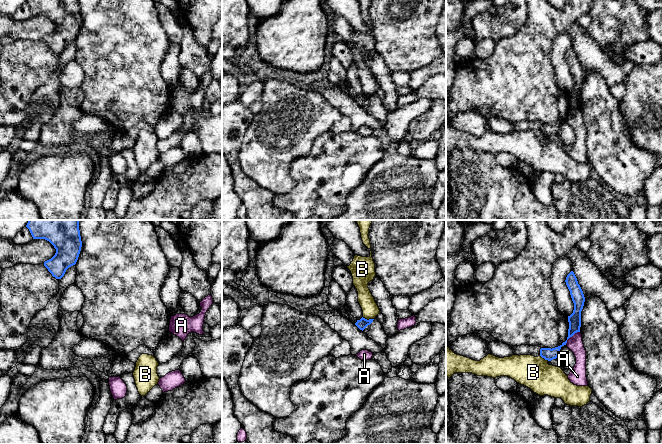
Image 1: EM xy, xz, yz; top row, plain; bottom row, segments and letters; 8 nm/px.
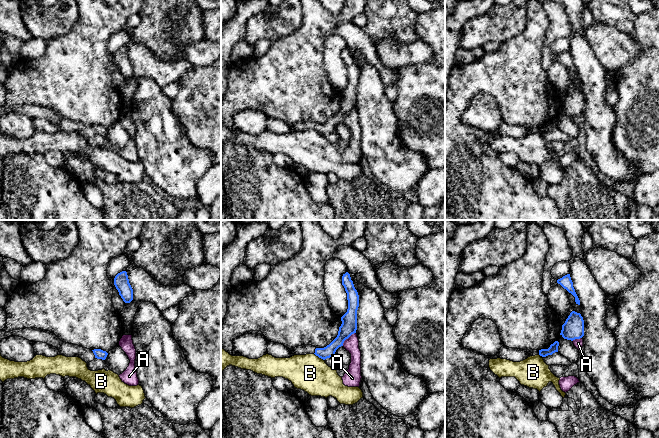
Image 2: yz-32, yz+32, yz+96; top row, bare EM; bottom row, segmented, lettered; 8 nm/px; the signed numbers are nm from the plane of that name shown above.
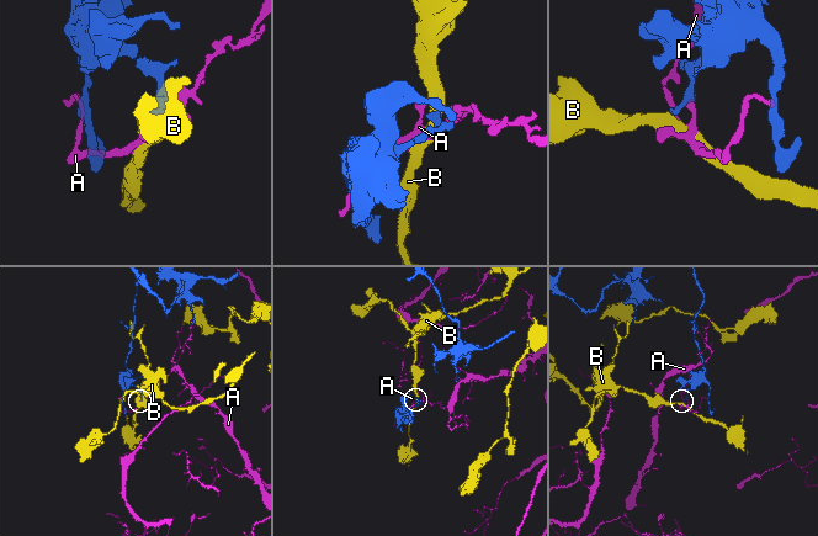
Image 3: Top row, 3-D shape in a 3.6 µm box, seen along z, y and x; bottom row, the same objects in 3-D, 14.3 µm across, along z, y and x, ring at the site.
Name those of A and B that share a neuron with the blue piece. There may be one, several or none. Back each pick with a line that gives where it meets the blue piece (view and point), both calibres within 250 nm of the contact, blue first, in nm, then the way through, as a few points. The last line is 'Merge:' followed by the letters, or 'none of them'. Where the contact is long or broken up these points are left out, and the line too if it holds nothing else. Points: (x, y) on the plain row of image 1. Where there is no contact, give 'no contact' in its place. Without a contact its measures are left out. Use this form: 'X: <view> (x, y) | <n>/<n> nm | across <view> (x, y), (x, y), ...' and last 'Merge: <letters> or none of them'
Merge: none of them

